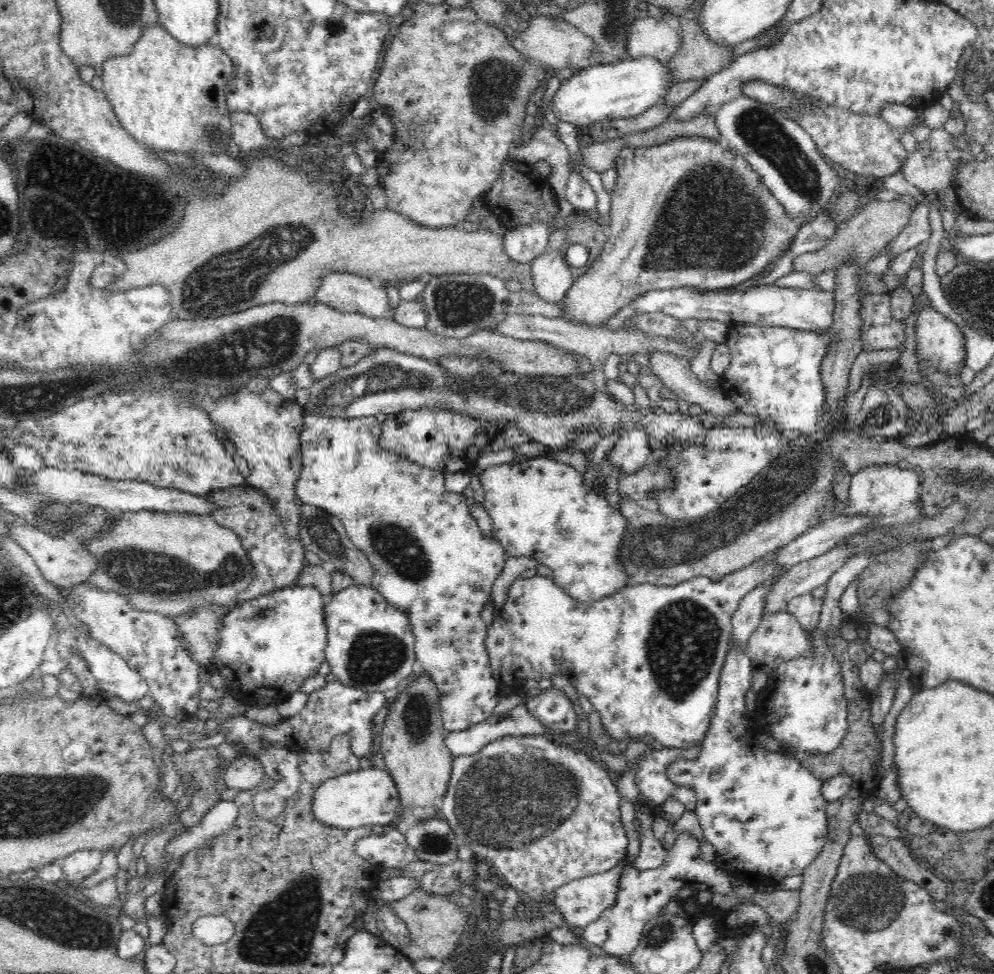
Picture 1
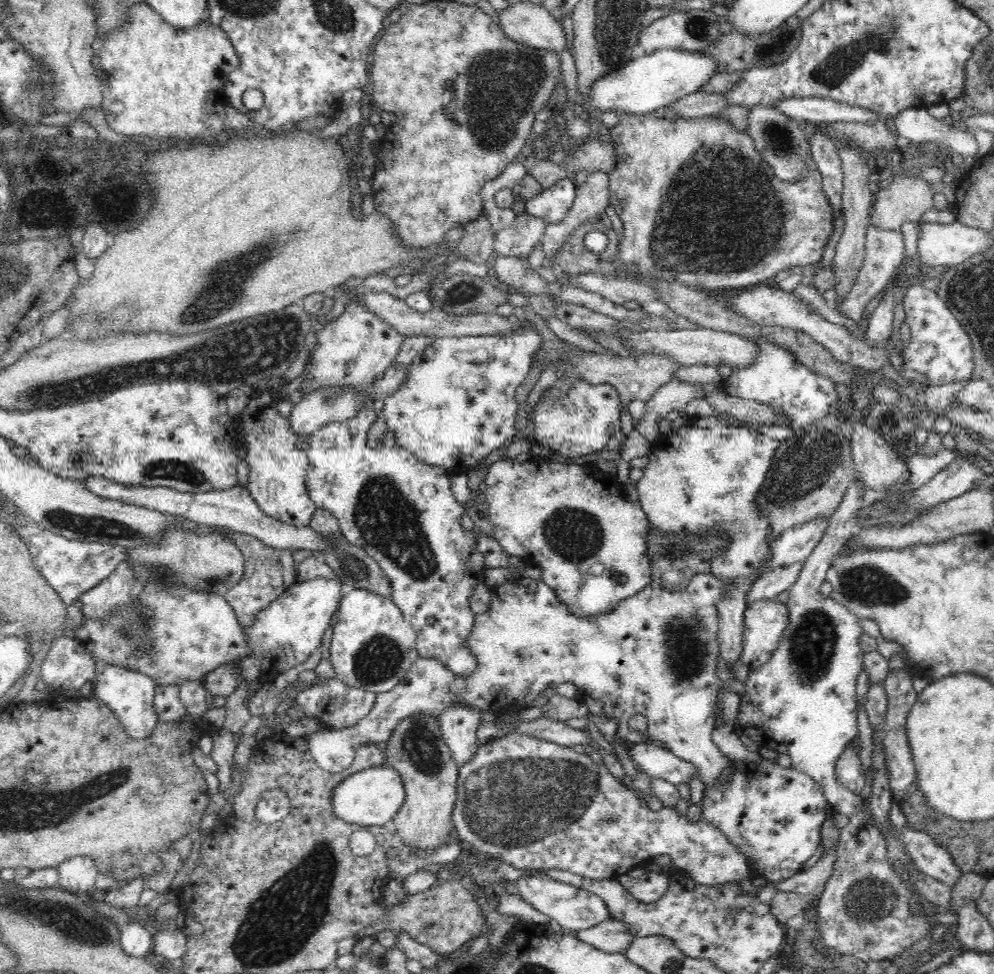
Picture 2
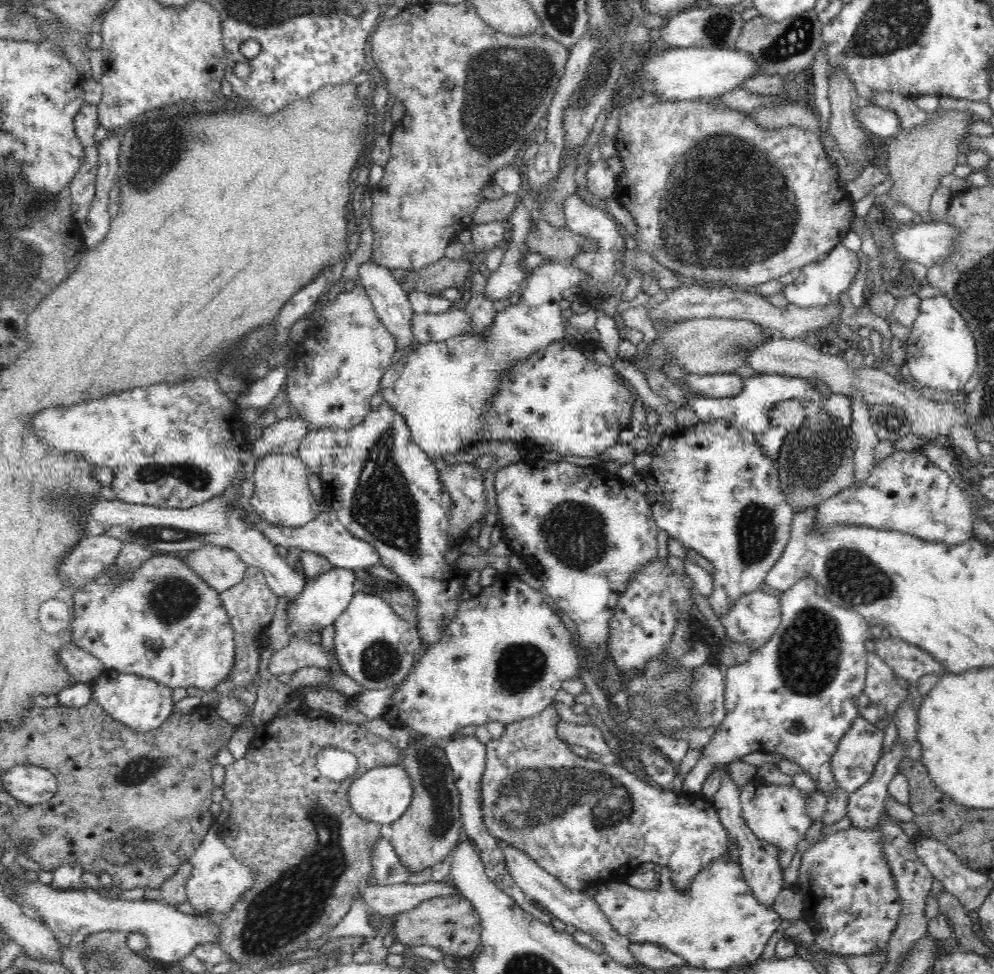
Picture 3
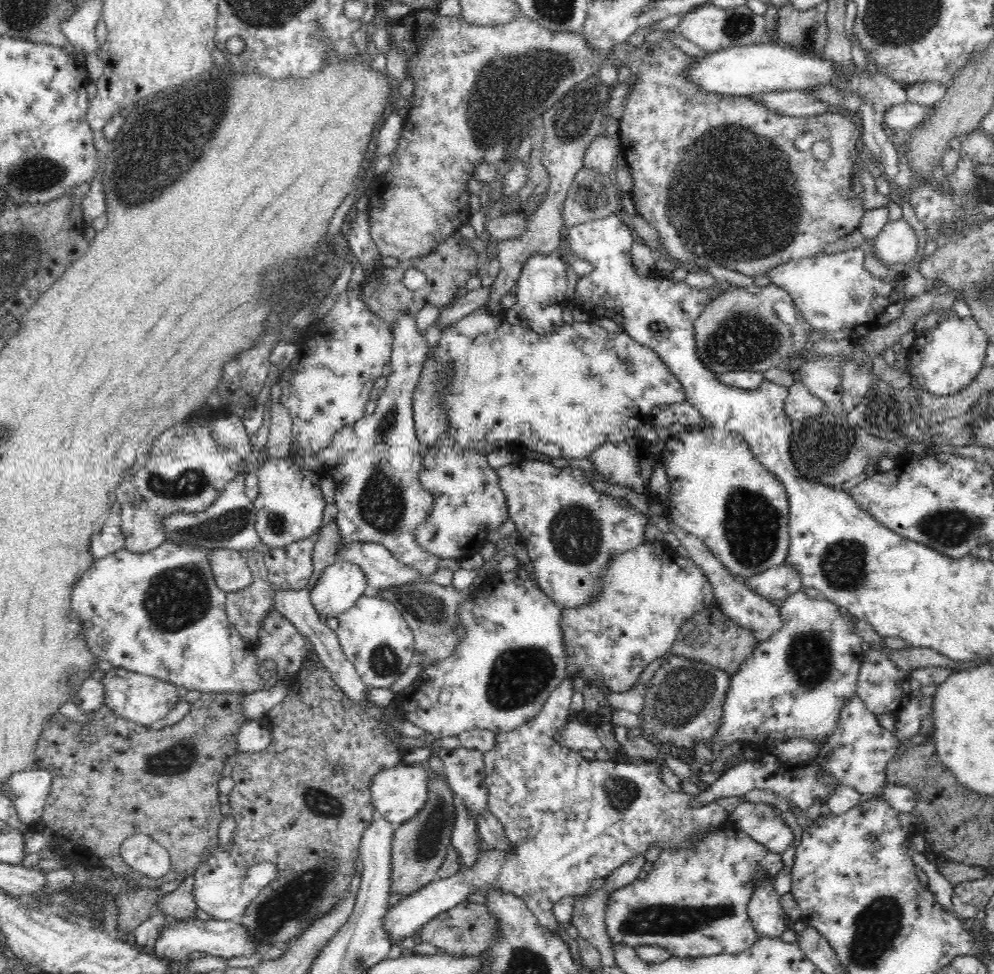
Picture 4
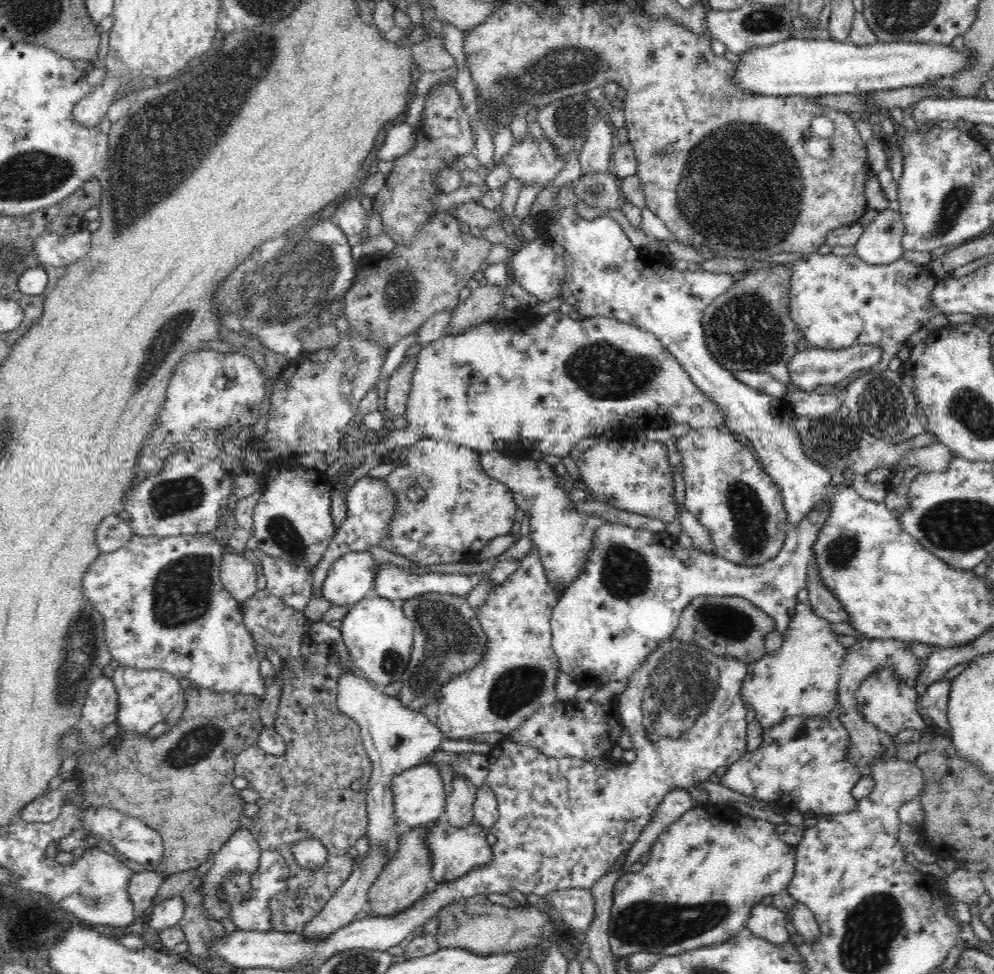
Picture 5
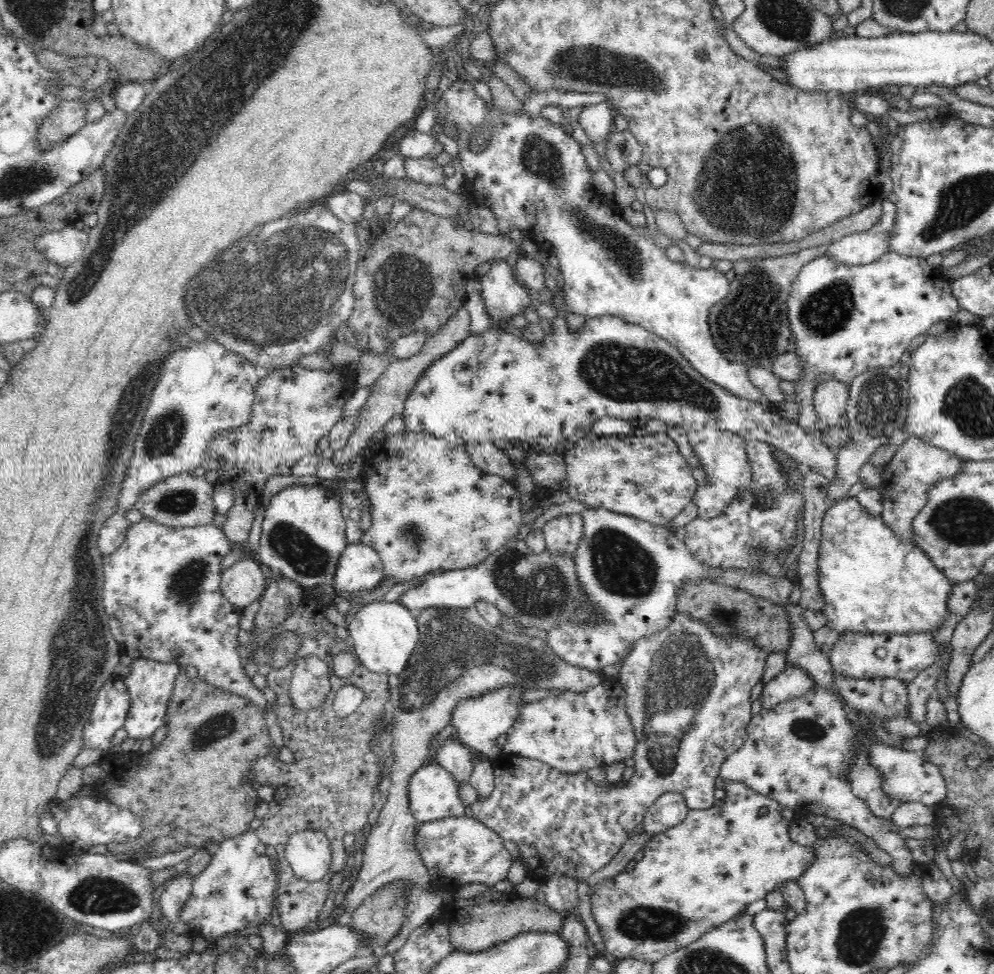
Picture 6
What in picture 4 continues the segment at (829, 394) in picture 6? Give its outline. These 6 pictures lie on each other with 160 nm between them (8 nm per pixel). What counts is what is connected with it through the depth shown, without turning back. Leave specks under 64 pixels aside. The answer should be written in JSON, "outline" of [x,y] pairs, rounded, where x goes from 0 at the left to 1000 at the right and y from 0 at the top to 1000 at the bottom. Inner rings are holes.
{"outline":[[[805,389],[794,397],[794,407],[789,414],[789,421],[797,432],[821,427],[831,419],[829,412],[817,406]]]}

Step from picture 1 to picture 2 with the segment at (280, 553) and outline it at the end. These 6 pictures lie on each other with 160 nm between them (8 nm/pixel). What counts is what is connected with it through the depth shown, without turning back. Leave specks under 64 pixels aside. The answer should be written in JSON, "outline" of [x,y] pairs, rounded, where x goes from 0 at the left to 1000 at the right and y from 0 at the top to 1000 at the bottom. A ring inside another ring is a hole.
{"outline":[[[221,542],[222,546],[230,546],[230,550],[236,554],[236,560],[243,566],[246,577],[246,587],[243,595],[227,608],[226,616],[233,622],[238,637],[243,645],[254,643],[258,637],[258,630],[270,624],[282,610],[289,604],[284,594],[284,579],[281,574],[281,565],[265,557],[262,553],[239,545]]]}

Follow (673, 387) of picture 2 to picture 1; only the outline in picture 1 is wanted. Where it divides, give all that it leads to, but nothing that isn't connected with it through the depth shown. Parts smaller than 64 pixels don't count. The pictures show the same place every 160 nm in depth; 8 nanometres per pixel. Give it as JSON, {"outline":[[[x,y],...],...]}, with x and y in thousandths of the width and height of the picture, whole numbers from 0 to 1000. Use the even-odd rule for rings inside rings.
{"outline":[[[649,441],[627,443],[613,466],[615,476],[630,486],[640,485],[653,474],[657,457]]]}

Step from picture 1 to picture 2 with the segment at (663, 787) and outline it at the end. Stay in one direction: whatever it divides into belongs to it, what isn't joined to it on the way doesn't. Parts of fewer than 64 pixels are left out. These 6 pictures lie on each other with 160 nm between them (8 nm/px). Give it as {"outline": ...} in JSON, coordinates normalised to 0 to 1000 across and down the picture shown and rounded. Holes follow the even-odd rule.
{"outline":[[[656,762],[639,764],[632,774],[633,780],[642,784],[643,791],[655,801],[665,799],[674,805],[684,807],[692,806],[694,799],[703,795],[702,789],[696,783],[682,778],[676,771]]]}

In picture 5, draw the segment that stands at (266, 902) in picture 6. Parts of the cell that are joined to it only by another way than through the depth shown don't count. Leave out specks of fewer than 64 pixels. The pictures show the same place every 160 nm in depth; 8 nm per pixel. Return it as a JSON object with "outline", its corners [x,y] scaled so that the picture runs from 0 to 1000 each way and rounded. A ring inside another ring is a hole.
{"outline":[[[241,849],[237,851],[227,867],[215,878],[213,889],[204,901],[204,907],[199,911],[199,915],[203,917],[203,933],[207,933],[207,939],[221,945],[222,943],[230,943],[230,926],[224,924],[222,920],[225,918],[223,908],[238,906],[238,900],[242,896],[251,896],[252,900],[258,893],[260,893],[261,881],[263,878],[263,871],[251,851]],[[231,899],[236,899],[236,902],[231,902]]]}

